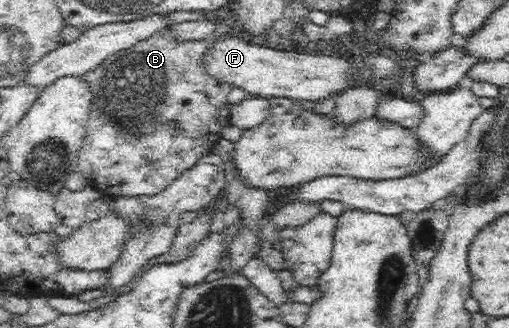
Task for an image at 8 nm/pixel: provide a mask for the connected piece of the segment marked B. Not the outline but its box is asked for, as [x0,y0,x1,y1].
[77,17,242,199]

